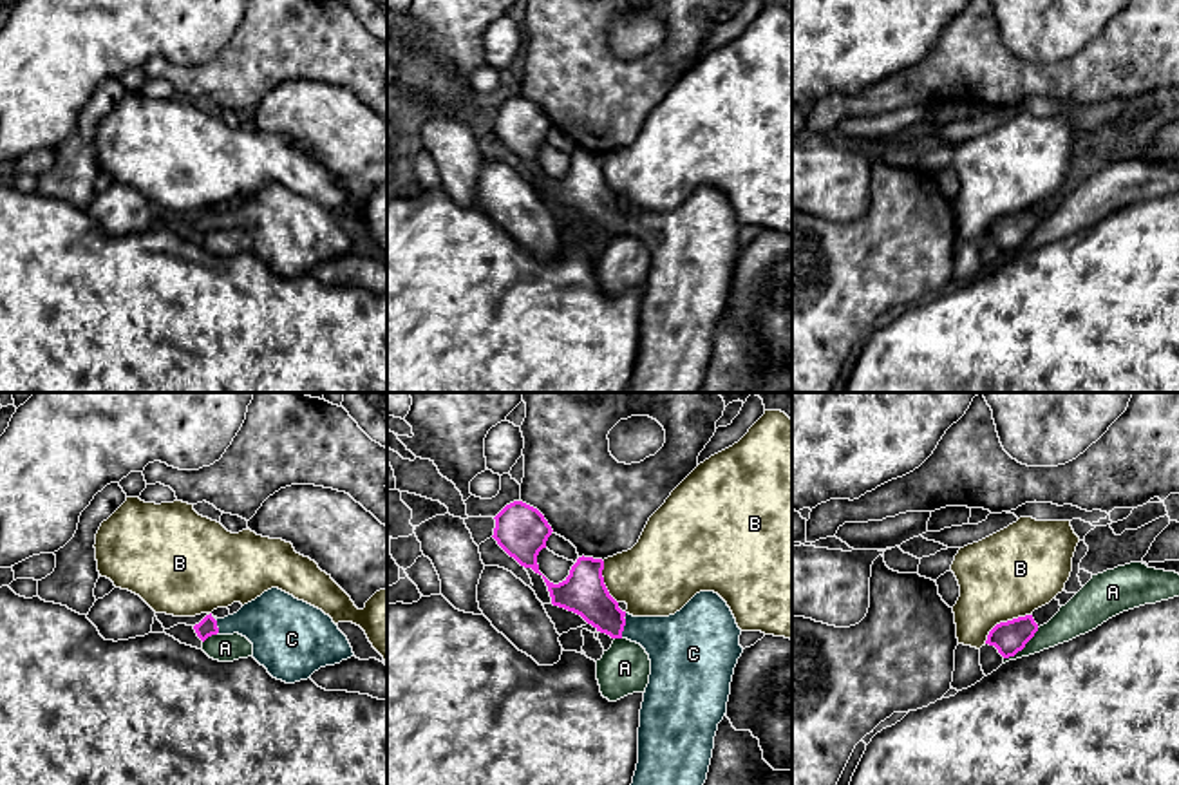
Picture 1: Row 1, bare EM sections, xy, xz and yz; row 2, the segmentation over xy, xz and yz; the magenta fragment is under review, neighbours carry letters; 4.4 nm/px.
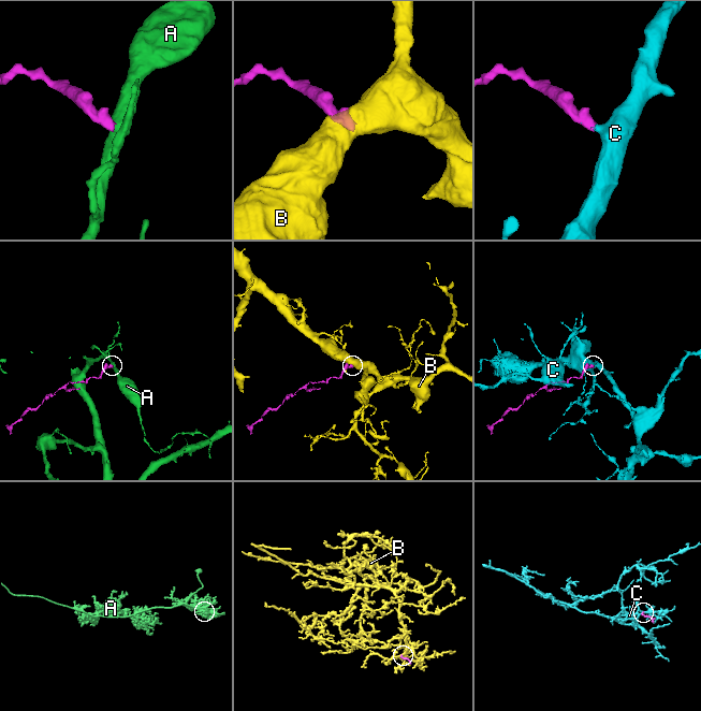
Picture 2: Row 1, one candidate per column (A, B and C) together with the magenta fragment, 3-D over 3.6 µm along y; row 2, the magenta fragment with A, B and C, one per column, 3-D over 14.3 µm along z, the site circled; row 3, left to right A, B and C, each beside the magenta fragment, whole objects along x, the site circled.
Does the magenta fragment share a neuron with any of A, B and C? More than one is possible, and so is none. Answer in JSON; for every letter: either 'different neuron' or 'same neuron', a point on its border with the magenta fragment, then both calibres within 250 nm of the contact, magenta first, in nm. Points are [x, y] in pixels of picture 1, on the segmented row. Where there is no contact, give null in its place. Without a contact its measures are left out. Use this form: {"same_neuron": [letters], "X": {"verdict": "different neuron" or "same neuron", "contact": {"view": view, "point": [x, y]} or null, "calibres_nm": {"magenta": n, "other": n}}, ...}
{"same_neuron": ["C"], "A": {"verdict": "different neuron", "contact": {"view": "yz", "point": [1022, 648]}, "calibres_nm": {"magenta": 150, "other": 150}}, "B": {"verdict": "different neuron", "contact": {"view": "yz", "point": [1004, 623]}, "calibres_nm": {"magenta": 150, "other": 380}}, "C": {"verdict": "same neuron", "contact": {"view": "xz", "point": [624, 624]}, "calibres_nm": {"magenta": 200, "other": 260}}}

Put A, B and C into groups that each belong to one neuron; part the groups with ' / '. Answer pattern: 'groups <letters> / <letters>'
groups A / B / C

